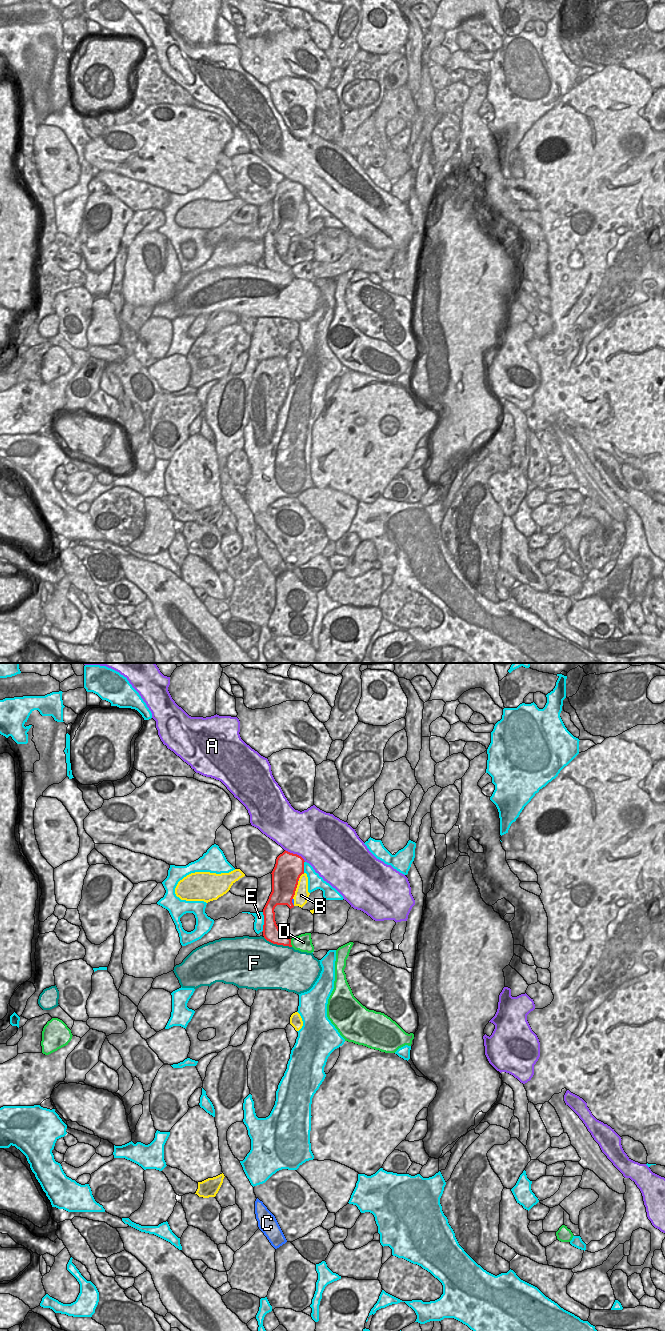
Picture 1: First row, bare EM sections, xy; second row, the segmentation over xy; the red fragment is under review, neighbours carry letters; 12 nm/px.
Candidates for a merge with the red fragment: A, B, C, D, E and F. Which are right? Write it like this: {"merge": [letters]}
{"merge": ["C"]}

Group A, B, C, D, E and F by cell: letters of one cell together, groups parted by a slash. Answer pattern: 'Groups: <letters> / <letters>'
Groups: A / B / C / D / E / F.

